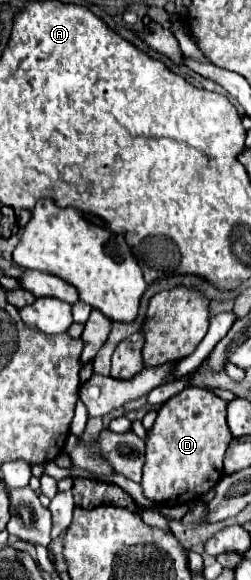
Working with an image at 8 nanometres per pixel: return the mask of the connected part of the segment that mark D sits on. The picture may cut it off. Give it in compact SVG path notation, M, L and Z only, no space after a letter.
M184 388L180 394L172 396L160 410L154 428L146 438L146 466L142 476L142 488L148 500L160 502L162 506L182 506L190 500L200 498L222 478L222 458L232 440L226 424L226 402L202 388Z

